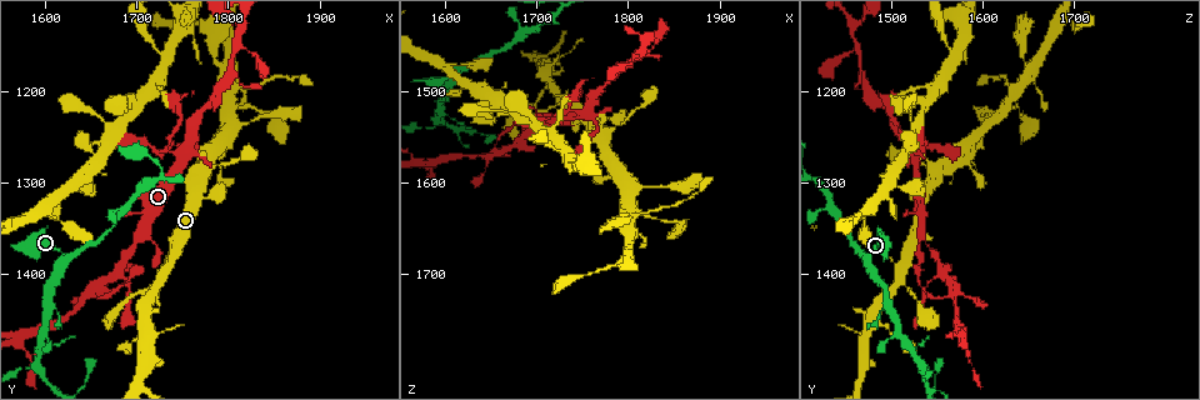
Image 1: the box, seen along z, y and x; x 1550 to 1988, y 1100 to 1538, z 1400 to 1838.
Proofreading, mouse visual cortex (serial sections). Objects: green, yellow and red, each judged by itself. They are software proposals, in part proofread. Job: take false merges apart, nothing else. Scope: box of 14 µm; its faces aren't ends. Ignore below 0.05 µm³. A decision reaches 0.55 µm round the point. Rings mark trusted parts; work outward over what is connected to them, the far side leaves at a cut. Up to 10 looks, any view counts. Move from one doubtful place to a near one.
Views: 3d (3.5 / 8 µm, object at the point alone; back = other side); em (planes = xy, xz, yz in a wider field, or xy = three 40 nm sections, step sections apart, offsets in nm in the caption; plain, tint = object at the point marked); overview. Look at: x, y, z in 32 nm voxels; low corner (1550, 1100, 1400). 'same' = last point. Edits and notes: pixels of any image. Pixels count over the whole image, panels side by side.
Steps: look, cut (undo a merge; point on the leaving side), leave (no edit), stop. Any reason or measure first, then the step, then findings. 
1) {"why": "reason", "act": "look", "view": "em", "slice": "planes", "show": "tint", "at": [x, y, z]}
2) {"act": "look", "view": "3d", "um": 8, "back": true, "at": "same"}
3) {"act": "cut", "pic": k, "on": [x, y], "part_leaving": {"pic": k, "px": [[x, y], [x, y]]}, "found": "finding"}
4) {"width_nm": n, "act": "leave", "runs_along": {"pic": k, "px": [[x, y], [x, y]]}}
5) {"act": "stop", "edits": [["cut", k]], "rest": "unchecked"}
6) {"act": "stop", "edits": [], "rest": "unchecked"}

{"why": "three arms meet", "act": "look", "view": "3d", "um": 3.5, "at": [1655, 1415, 1570]}

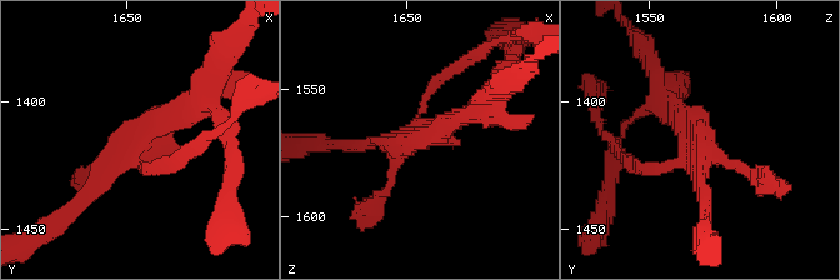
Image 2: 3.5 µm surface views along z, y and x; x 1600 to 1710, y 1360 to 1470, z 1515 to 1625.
{"why": "need the tissue", "act": "look", "view": "em", "slice": "xy", "step": 1, "show": "tint", "at": [1653, 1418, 1568]}

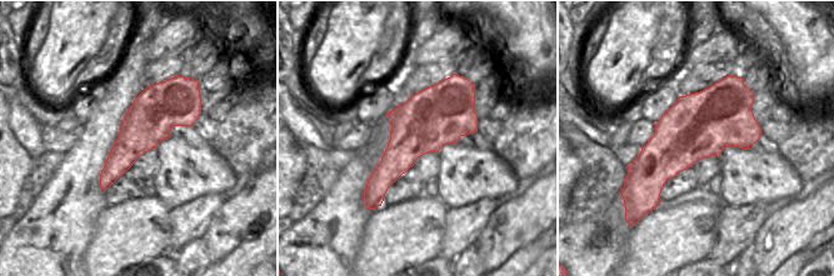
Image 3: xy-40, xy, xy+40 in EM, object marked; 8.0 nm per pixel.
{"width_nm": 480, "act": "leave", "runs_along": {"pic": 2, "px": [[199, 99], [110, 160], [80, 199]]}, "found": "one cell here"}

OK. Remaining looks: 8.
{"why": "thin arm on a thick one", "act": "look", "view": "3d", "um": 3.5, "at": [1750, 1275, 1530]}

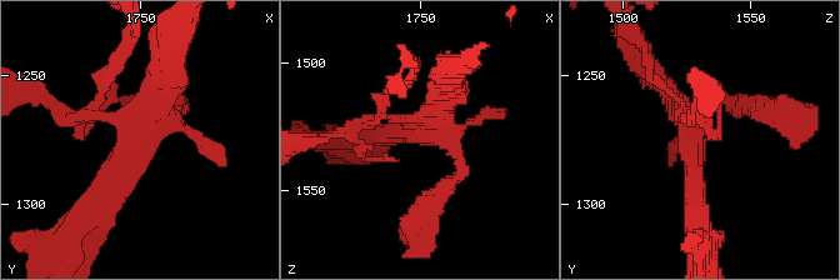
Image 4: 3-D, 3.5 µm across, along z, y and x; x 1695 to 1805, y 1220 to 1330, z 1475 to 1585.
{"act": "look", "view": "em", "slice": "xy", "step": 5, "show": "tint", "at": [1751, 1273, 1526]}

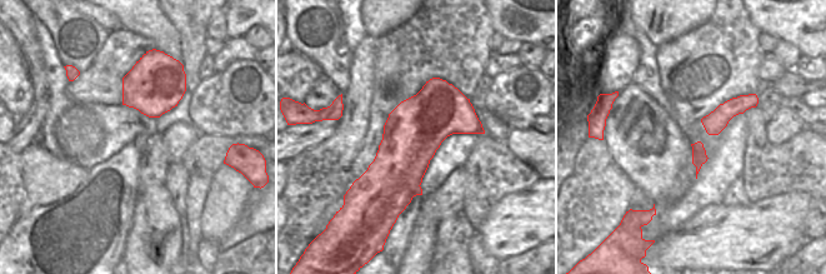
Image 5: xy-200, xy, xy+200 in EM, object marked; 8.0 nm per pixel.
{"act": "look", "view": "em", "slice": "planes", "show": "tint", "at": "same"}

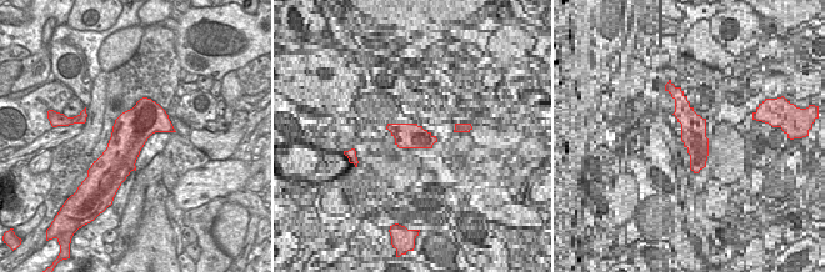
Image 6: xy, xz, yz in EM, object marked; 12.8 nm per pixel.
{"act": "leave", "runs_along": {"pic": 4, "px": [[90, 204], [151, 124], [163, 70]]}, "found": "continuous, no second cell"}

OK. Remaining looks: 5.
{"why": "three-way junction", "act": "look", "view": "3d", "um": 3.5, "at": [1805, 1150, 1460]}

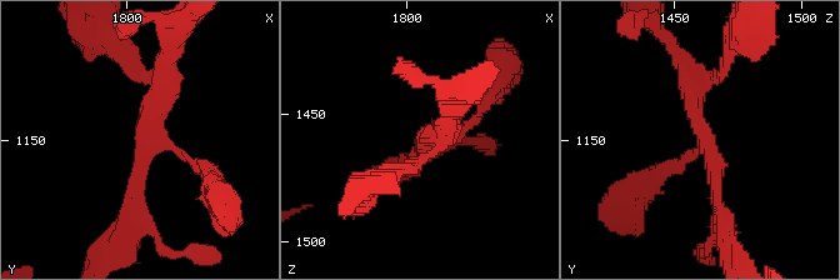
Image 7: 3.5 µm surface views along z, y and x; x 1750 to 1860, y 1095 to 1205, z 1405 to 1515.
{"arms": 3, "arm_widths_nm": [150, 200, 250], "act": "look", "view": "em", "slice": "xy", "step": 5, "show": "tint", "at": [1808, 1152, 1463]}

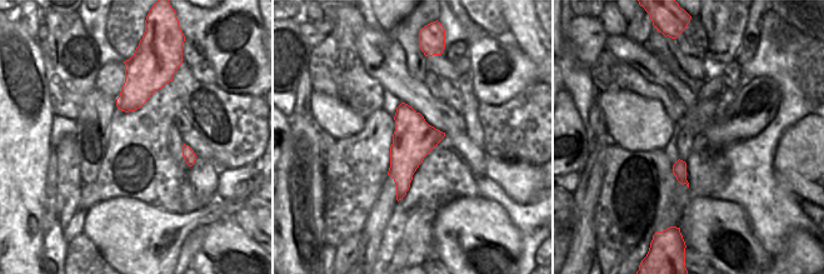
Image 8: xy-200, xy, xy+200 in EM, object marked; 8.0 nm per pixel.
{"act": "leave", "runs_along": {"pic": 7, "px": [[126, 225], [160, 79]]}, "found": "one cell here"}

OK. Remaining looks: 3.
{"why": "branch point", "act": "look", "view": "3d", "um": 8, "at": [1595, 1500, 1535]}

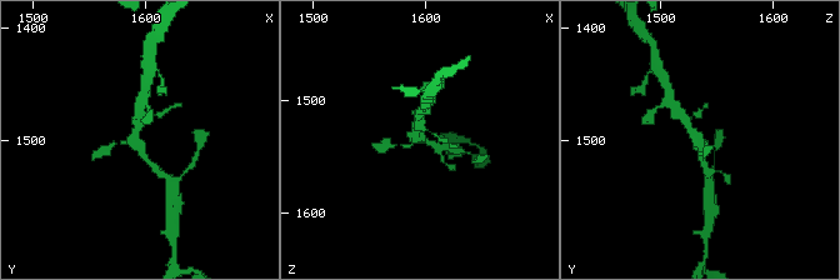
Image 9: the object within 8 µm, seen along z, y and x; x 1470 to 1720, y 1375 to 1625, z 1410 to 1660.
{"why": "shape alone is not enough", "act": "look", "view": "em", "slice": "xy", "step": 1, "show": "tint", "at": [1594, 1502, 1534]}

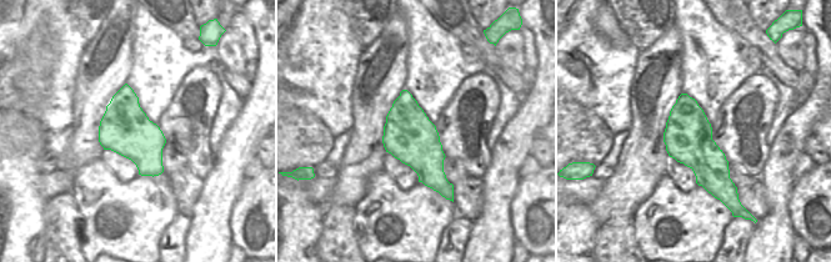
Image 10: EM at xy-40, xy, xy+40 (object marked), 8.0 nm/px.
{"arm_widths_nm": [100, 200, 250], "act": "leave", "found": "one cell here"}

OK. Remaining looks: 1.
{"act": "stop", "edits": [], "rest": "unchecked"}

